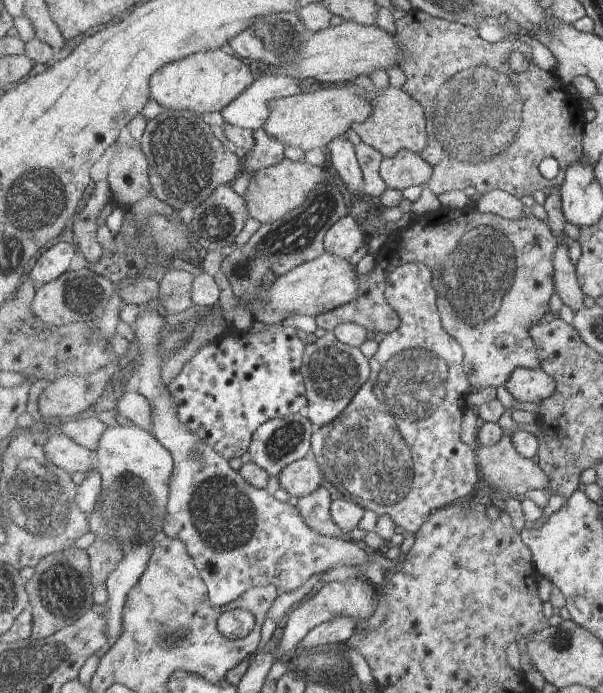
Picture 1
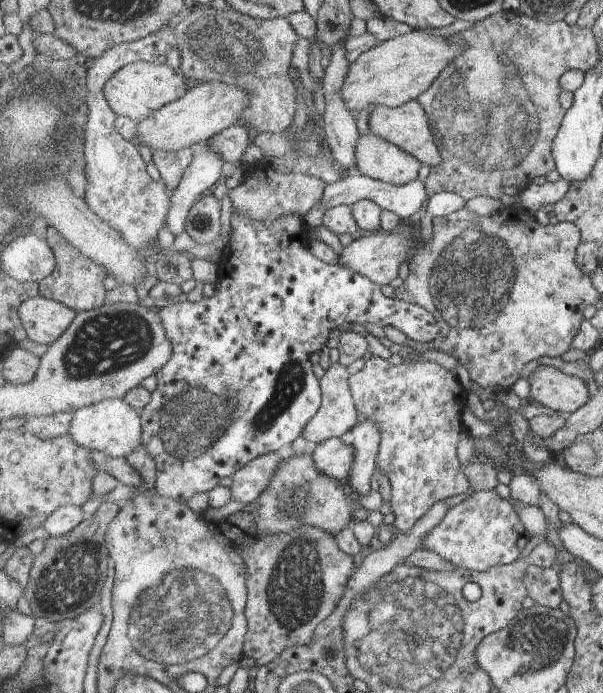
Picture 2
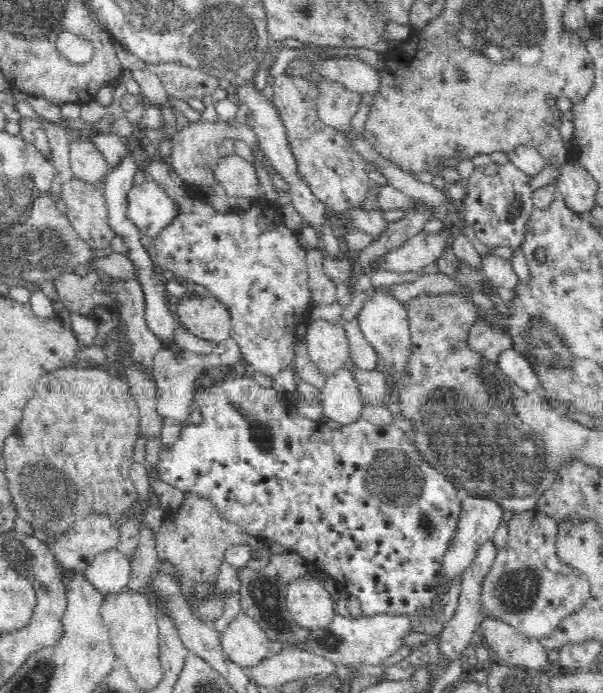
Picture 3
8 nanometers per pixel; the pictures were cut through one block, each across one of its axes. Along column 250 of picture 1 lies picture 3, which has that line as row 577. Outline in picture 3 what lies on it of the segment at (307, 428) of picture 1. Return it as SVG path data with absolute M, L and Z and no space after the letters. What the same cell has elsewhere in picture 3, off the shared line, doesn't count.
M463 496L463 516L459 521L459 530L454 540L452 540L453 546L451 550L448 550L445 557L444 575L448 579L448 584L451 584L456 576L462 577L463 572L472 564L472 560L476 558L480 545L483 545L490 537L493 537L501 522L503 511L504 507L494 499L480 498L480 496L468 496L466 498L466 496Z

